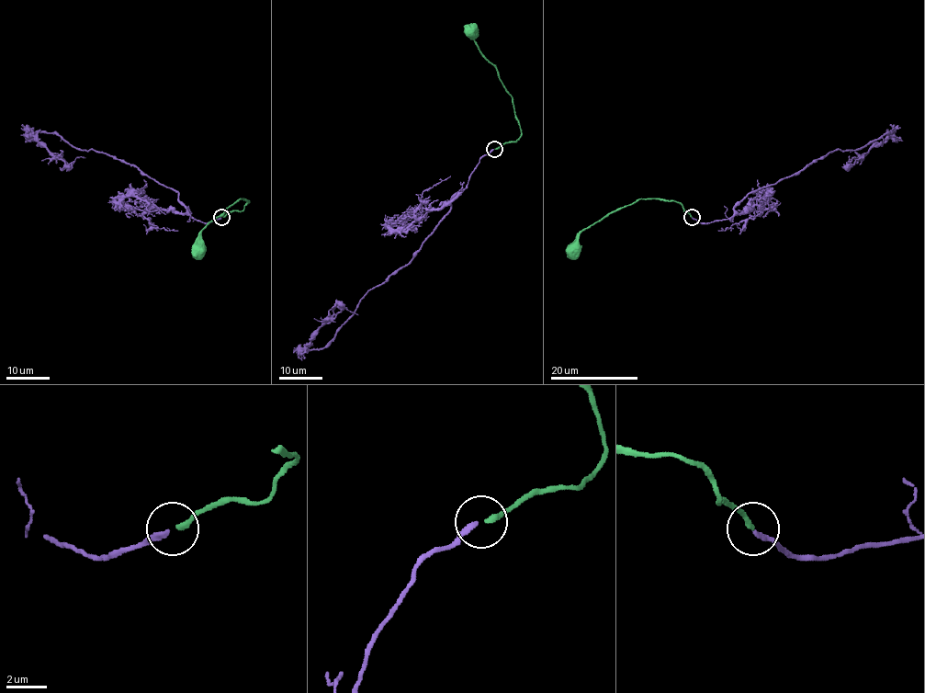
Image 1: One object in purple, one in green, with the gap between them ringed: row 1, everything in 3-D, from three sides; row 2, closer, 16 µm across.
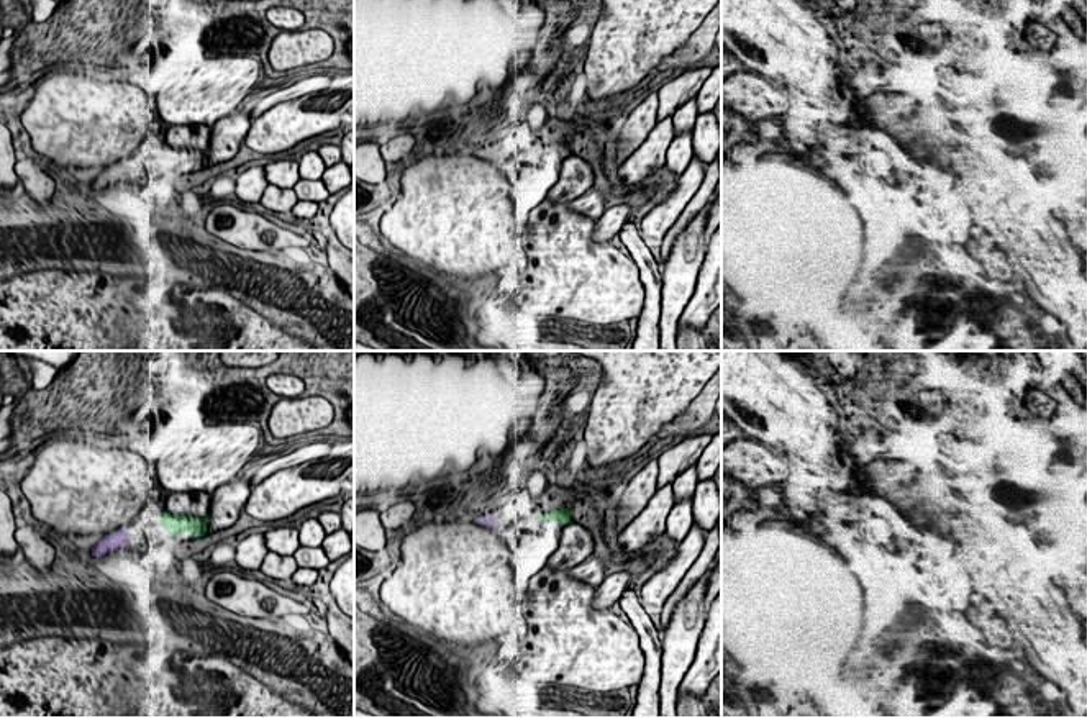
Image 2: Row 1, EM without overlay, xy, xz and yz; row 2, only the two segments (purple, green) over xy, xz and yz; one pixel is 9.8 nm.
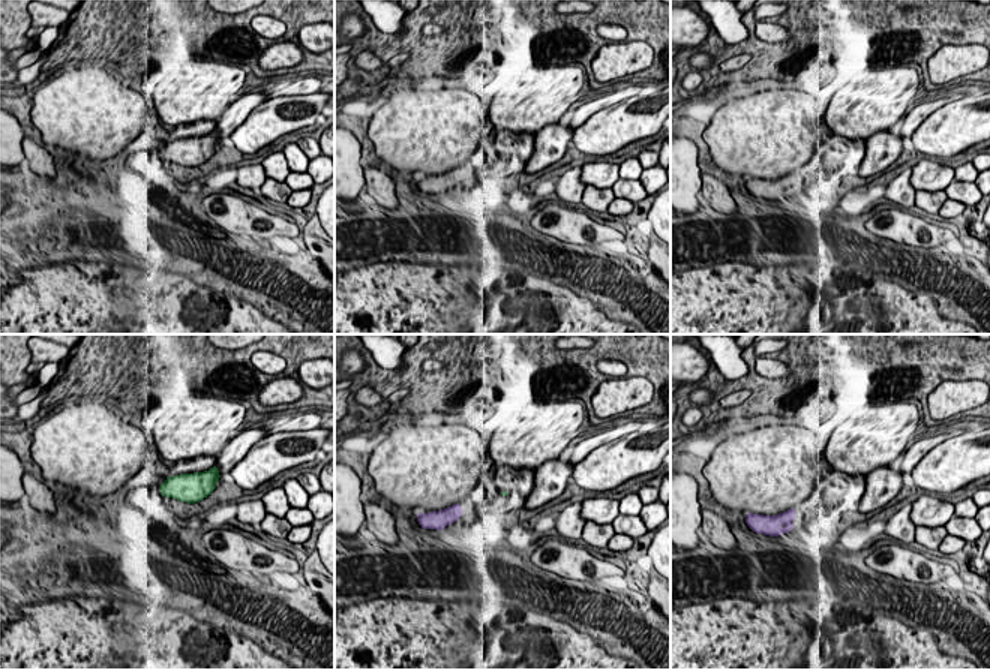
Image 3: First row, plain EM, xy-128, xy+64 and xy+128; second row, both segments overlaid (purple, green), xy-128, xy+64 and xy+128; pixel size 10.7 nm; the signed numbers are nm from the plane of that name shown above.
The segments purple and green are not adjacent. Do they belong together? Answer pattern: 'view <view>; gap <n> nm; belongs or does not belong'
view xy; gap 340 nm; belongs

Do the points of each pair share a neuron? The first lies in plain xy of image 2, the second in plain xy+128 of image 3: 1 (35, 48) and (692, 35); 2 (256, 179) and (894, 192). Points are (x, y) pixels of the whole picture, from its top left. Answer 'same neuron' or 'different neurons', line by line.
1: different neurons
2: same neuron

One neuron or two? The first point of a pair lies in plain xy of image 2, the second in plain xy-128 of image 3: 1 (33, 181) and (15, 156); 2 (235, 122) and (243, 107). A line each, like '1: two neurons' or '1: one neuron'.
1: two neurons
2: one neuron

